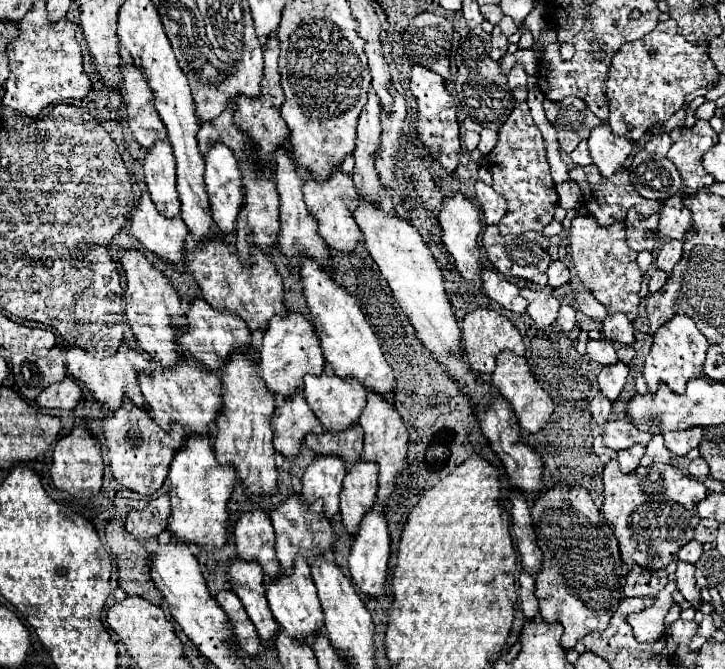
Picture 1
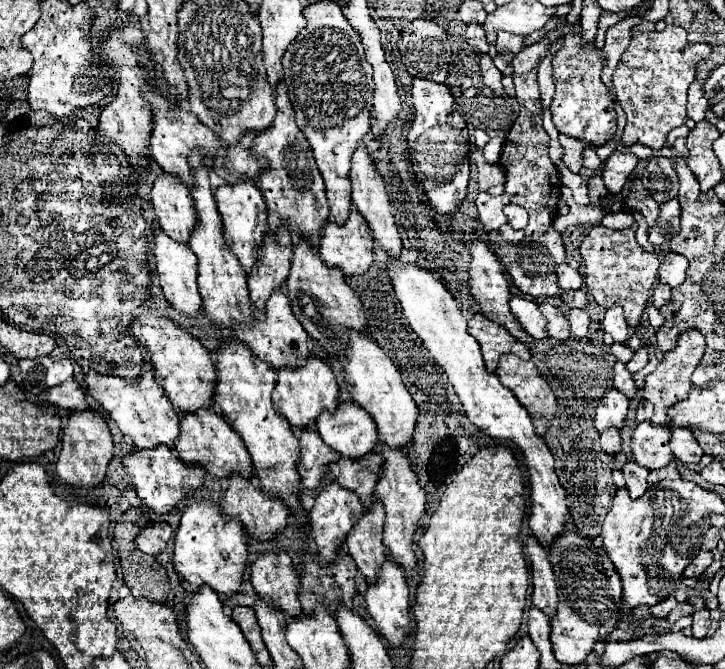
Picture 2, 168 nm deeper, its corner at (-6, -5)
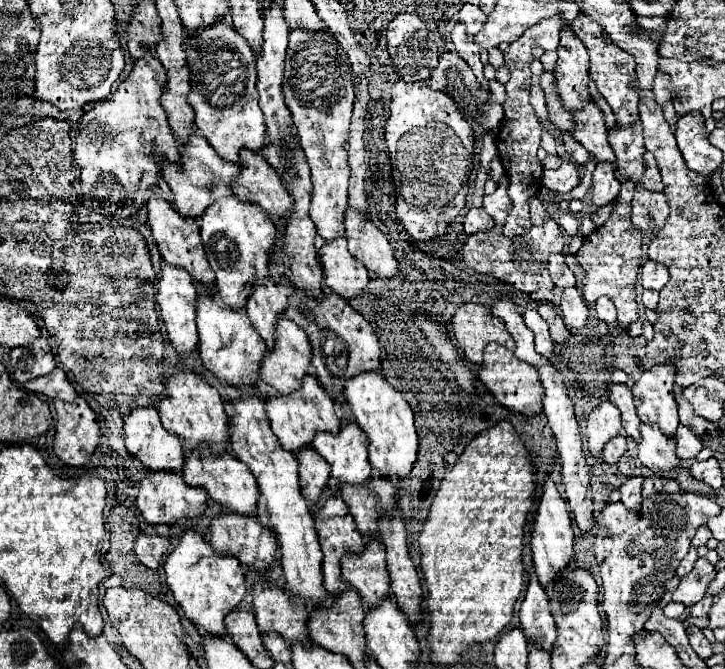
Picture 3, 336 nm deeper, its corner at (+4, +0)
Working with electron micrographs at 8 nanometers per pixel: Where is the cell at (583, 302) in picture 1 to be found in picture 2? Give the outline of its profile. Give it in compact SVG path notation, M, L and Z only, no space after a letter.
M568 290L568 292L562 292L560 298L568 304L568 308L582 308L584 310L588 304L584 290Z

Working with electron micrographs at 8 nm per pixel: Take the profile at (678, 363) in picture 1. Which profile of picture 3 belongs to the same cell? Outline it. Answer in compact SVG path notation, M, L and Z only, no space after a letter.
M668 359L666 363L646 369L632 387L638 417L644 423L656 423L668 437L672 437L678 427L678 405L672 393L674 375L676 363Z

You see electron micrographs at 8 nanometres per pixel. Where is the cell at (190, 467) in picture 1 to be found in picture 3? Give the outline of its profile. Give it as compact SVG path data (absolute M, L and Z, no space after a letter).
M192 527L184 529L176 549L164 561L166 581L186 617L204 633L224 635L224 617L242 601L246 585L240 561L232 555L218 555L214 547Z

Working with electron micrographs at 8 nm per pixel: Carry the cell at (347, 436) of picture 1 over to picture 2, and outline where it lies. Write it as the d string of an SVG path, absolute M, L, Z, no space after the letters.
M380 454L364 456L364 460L340 460L336 464L330 464L330 474L336 478L336 482L352 490L362 504L368 508L374 502L374 486L378 482L378 472L382 470L384 458Z

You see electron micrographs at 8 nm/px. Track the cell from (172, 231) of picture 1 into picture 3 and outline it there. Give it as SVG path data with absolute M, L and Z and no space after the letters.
M160 265L160 279L158 279L158 293L156 301L160 307L162 321L166 325L168 337L178 353L190 353L198 345L198 331L194 325L194 301L196 301L196 287L192 285L192 277L188 271L182 271L182 267L170 267Z

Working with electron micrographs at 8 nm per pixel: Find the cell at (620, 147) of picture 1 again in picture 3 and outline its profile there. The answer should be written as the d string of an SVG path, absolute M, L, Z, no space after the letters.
M598 163L592 175L592 203L602 207L612 203L618 197L620 183L614 177L612 163Z

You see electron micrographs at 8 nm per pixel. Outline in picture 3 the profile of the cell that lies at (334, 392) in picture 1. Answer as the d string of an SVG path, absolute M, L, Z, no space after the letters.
M346 423L340 427L338 435L330 431L322 431L314 437L312 447L332 465L332 475L340 483L364 483L372 475L372 467L368 463L368 437L356 423Z

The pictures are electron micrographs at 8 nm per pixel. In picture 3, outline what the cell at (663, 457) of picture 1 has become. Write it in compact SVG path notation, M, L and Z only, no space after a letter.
M648 477L644 479L644 493L654 493L654 491L678 491L678 483L674 479L664 479L664 477Z

